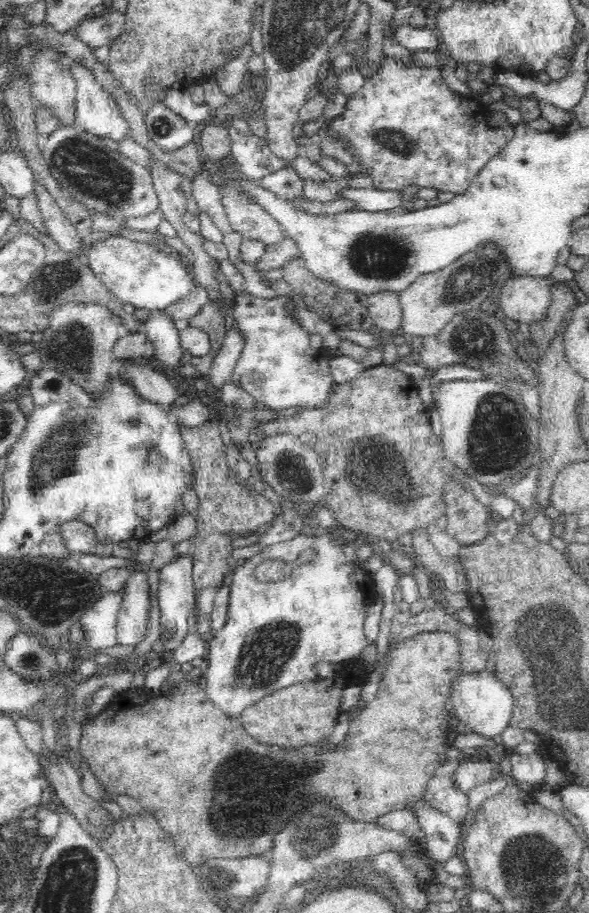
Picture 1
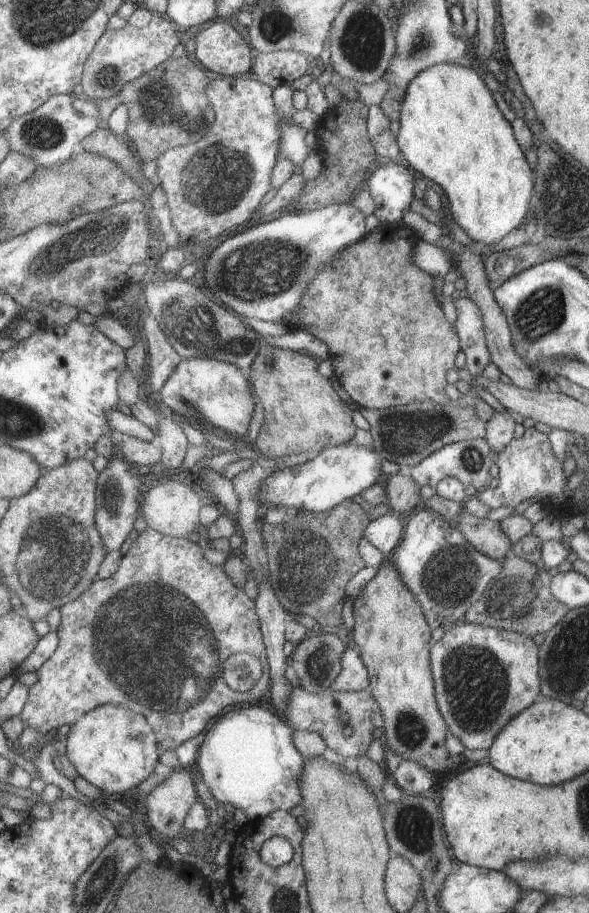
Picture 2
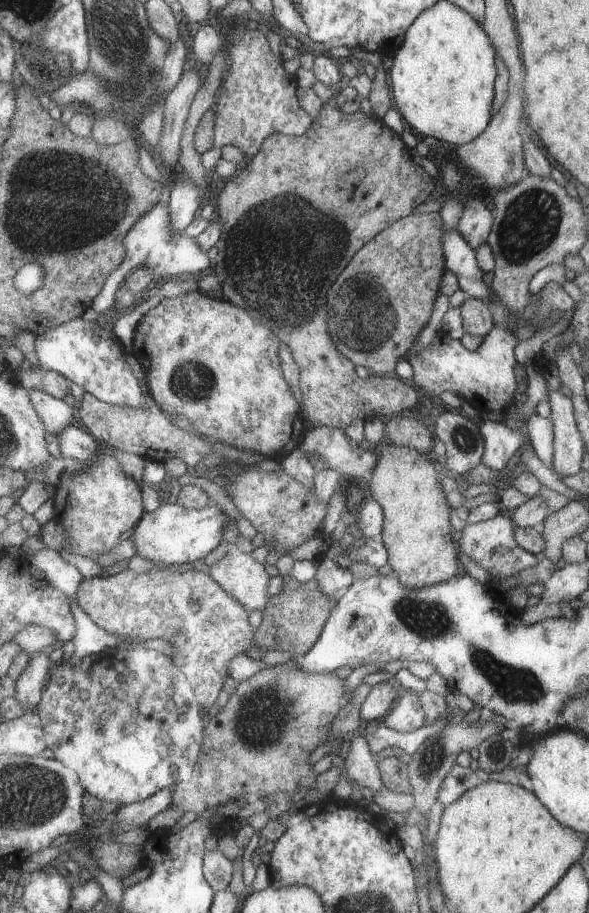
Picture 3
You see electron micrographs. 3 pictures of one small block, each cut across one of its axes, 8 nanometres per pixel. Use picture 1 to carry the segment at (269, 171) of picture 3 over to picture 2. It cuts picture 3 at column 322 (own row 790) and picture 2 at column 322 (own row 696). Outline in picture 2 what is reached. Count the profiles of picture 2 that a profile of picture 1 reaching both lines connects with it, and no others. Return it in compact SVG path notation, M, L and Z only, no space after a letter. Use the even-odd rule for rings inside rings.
M343 98L339 108L325 110L323 118L319 120L319 128L315 128L315 132L319 134L321 166L325 168L321 168L321 174L315 180L305 184L299 198L293 200L285 210L317 212L335 204L349 206L357 198L357 194L365 190L367 180L381 166L381 158L369 130L369 116L371 106L367 106L363 100L351 102ZM263 340L251 370L255 396L261 396L259 400L265 408L265 424L259 430L255 446L265 458L279 460L309 450L323 452L331 446L349 444L357 436L359 428L353 422L353 408L341 400L333 382L319 374L317 358L277 348Z

